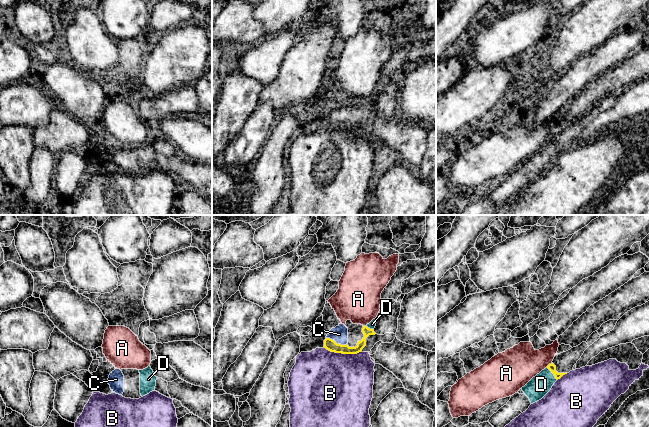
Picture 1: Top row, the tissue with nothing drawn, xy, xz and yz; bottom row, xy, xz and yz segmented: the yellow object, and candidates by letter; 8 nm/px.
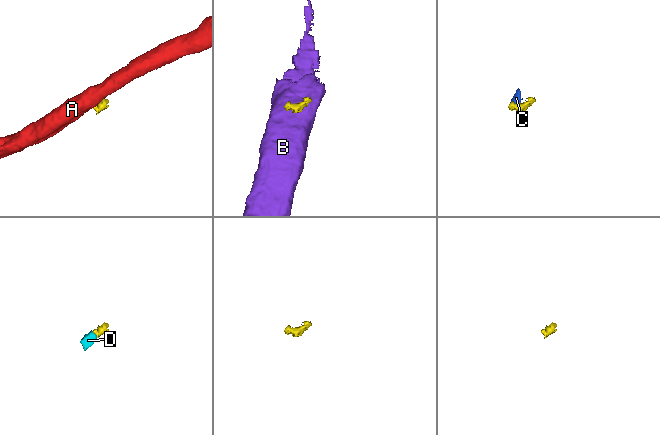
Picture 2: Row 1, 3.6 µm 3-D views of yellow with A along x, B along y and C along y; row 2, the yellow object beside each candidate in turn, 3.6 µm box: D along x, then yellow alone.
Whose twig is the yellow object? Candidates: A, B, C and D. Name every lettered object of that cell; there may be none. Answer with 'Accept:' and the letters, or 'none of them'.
Accept: C, D

